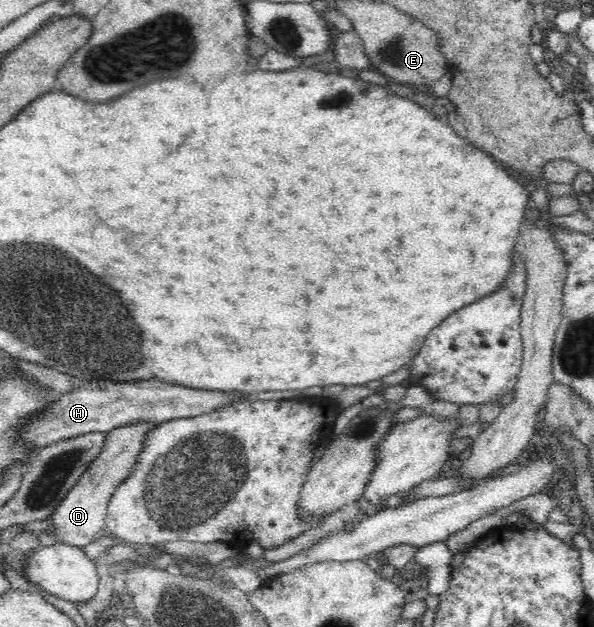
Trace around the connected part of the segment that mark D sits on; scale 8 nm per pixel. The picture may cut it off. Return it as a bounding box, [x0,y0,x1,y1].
[45,422,158,547]

